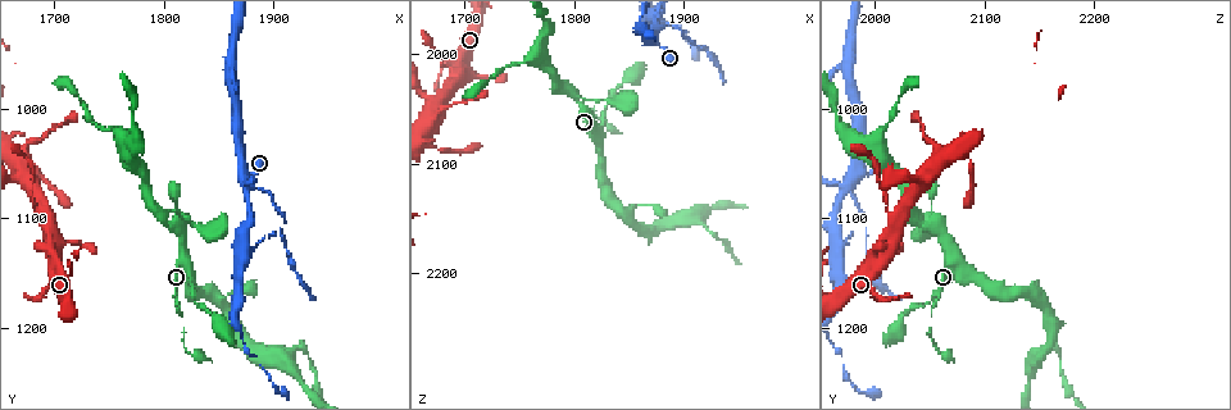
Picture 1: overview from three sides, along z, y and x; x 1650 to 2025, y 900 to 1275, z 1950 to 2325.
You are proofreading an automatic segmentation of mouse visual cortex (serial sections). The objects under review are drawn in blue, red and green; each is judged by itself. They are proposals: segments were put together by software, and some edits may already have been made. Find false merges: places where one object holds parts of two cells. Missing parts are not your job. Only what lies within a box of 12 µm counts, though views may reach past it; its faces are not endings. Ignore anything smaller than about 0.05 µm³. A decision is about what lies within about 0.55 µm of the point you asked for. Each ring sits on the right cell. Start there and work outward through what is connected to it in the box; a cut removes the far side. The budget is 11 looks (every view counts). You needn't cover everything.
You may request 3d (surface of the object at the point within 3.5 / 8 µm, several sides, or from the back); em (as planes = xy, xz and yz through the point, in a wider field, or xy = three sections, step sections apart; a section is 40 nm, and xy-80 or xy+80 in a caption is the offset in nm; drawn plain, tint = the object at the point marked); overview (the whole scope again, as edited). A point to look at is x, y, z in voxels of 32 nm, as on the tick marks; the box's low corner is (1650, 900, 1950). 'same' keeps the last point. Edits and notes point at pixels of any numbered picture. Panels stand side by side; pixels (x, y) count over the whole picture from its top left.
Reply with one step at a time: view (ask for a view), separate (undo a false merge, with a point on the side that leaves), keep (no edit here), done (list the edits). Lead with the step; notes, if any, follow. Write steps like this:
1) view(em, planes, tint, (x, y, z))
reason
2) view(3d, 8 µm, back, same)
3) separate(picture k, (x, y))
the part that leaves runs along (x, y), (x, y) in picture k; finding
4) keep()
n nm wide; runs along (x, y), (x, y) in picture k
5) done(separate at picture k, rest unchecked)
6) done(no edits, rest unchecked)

view(3d, 3.5 µm, (1800, 1100, 2038))
narrows sharply

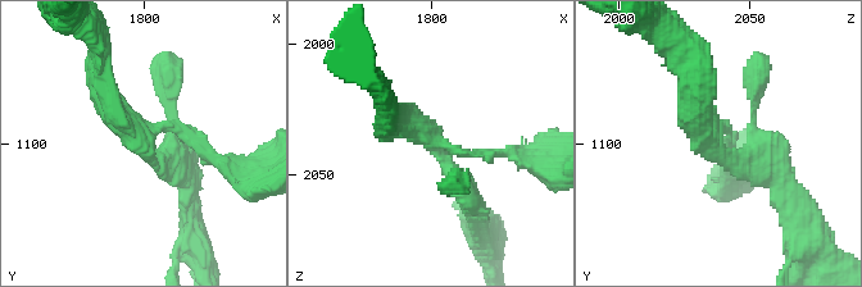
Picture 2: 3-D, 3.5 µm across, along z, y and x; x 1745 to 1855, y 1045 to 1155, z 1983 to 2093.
view(em, xy, step 1, tint, (1800, 1101, 2036))
3 arms; arms of 150, 300, 350 nm

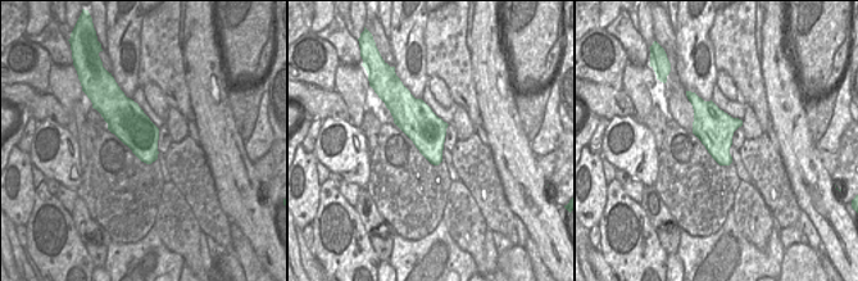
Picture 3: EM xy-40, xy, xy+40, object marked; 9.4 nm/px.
keep()
runs along (185, 172), (145, 151), (101, 77) in picture 2; continuous, no second cell

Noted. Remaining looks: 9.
view(3d, 3.5 µm, (1846, 1172, 2146))
a fork

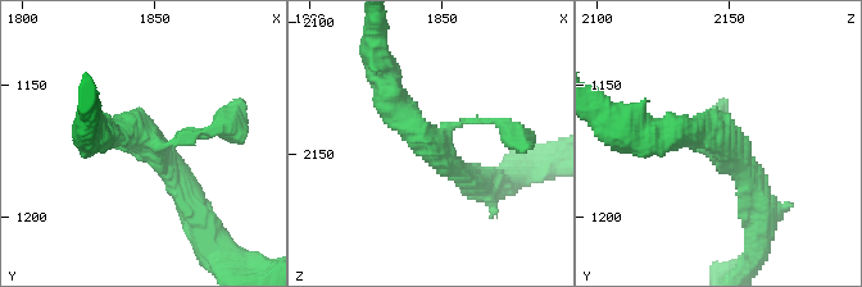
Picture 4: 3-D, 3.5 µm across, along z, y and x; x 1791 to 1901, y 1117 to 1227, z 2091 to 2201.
view(em, xy, step 5, tint, (1848, 1172, 2148))
shape alone is not enough

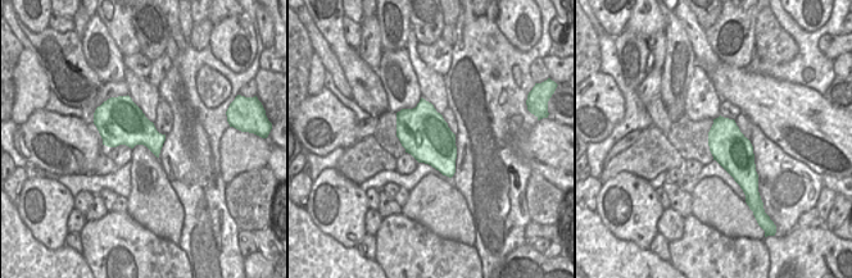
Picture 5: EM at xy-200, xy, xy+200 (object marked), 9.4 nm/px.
keep()
runs along (386, 80), (394, 109), (477, 185) in picture 4; all the same cell

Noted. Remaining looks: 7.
view(3d, 8 µm, (1908, 1222, 2146))
three-way junction

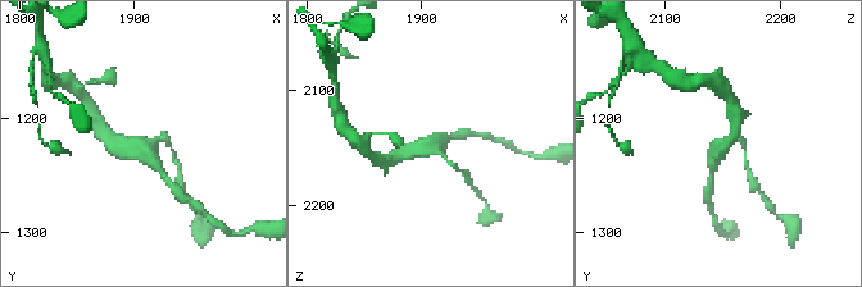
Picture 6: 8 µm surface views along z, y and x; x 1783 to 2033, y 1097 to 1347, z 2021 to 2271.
view(3d, 3.5 µm, (1910, 1224, 2148))

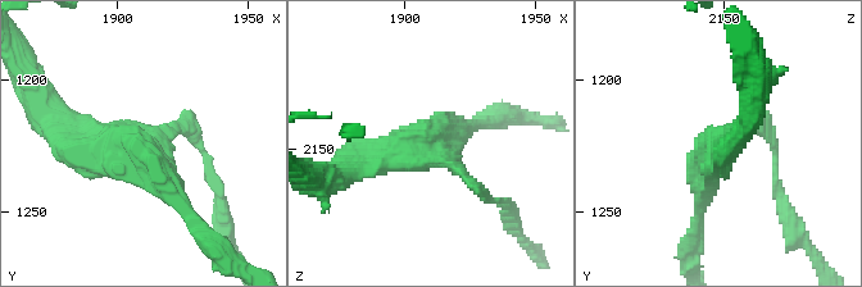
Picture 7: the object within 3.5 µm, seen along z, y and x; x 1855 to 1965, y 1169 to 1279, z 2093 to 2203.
view(em, xy, step 3, tint, (1908, 1225, 2147))
3 arms; arms of 150, 300, 300 nm

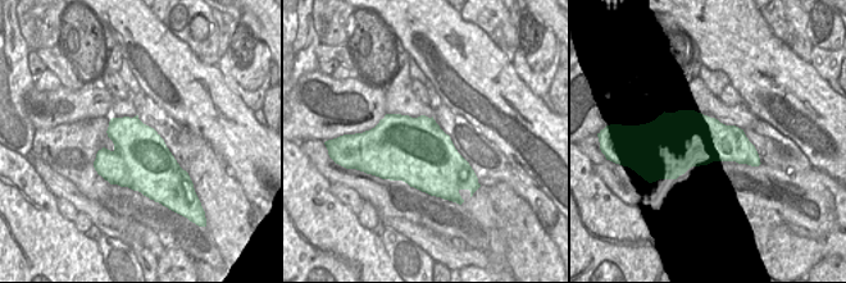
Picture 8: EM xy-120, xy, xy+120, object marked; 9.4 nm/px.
keep()
600 nm wide; runs along (57, 133), (140, 145), (187, 212) in picture 7; all the same cell

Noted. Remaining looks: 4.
view(3d, 3.5 µm, (1680, 1046, 2086))
sharp bend

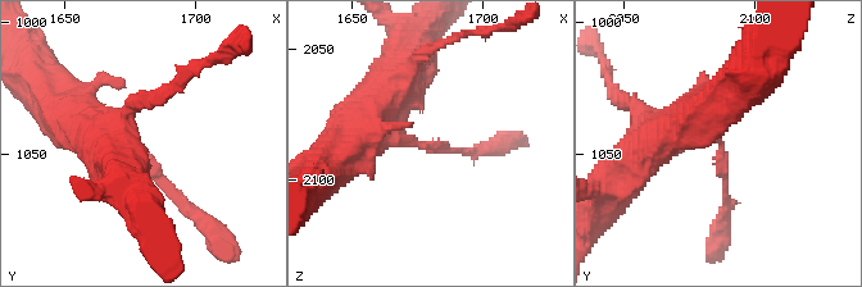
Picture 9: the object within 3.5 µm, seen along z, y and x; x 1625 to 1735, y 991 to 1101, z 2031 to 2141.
view(em, xy, step 2, tint, (1678, 1047, 2087))
arms of 100, 500 nm

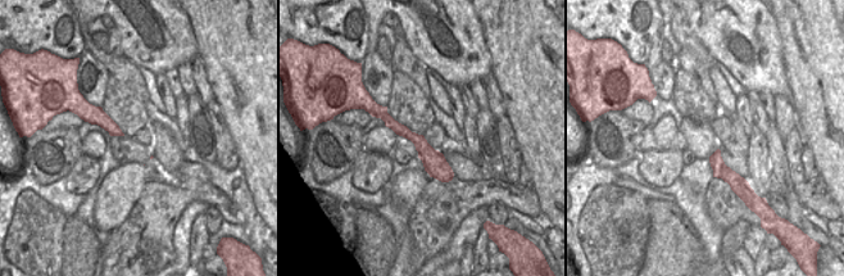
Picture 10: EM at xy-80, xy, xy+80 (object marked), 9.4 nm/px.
keep()
runs along (94, 132), (130, 140), (196, 214) in picture 9; all the same cell

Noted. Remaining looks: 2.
done(no edits, rest unchecked)

